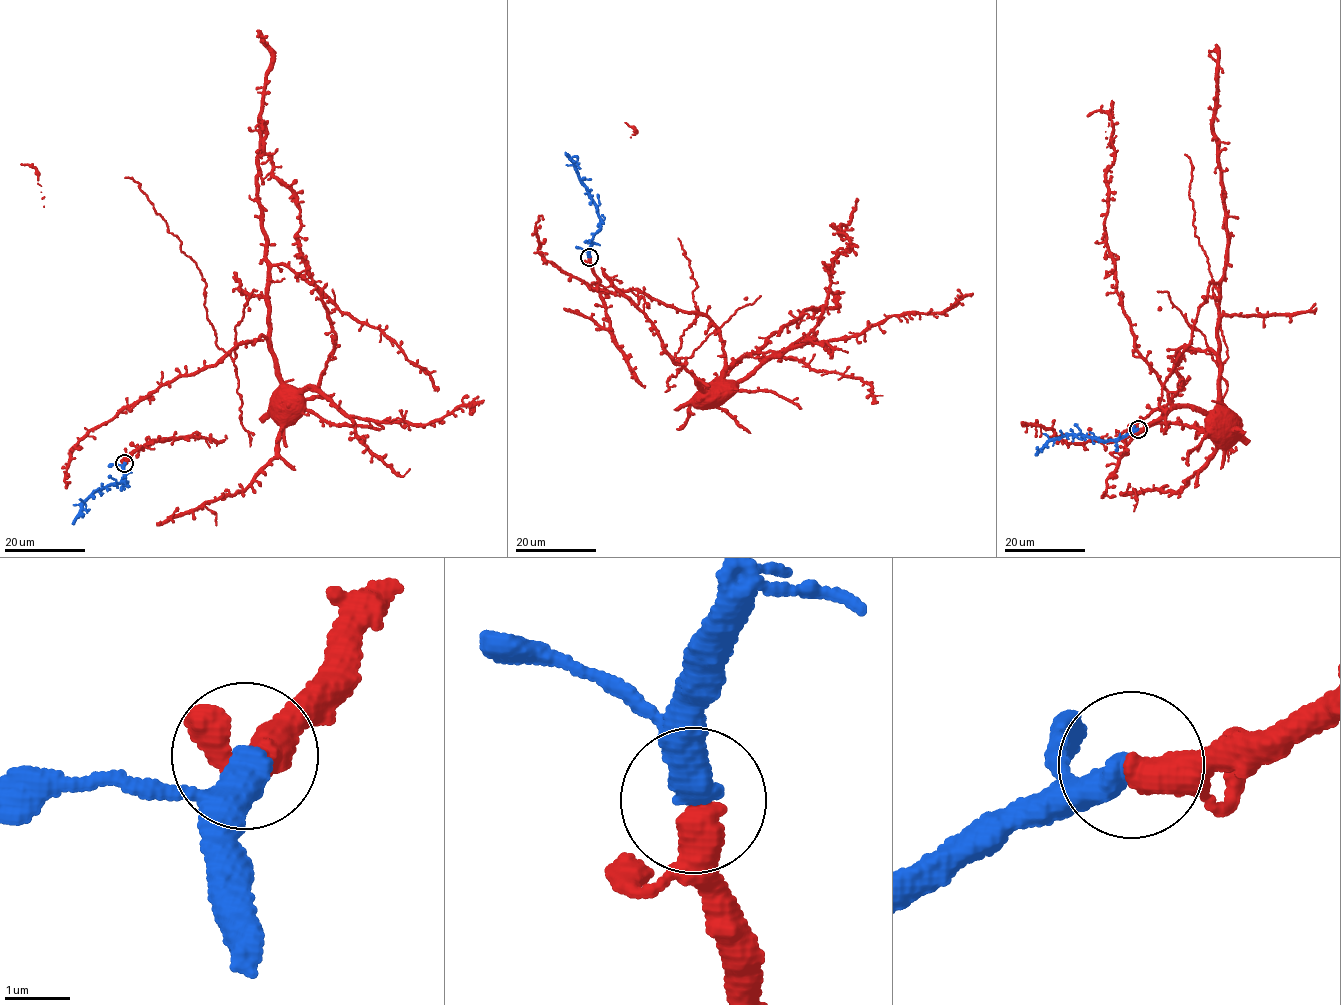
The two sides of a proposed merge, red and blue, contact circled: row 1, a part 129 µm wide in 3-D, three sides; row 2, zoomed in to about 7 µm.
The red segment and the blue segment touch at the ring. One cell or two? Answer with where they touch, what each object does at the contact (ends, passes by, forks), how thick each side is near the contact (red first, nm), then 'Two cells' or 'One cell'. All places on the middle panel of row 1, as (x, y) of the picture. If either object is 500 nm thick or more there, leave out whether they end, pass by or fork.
Place: (589, 257). Thickness 360 nm (red) against 500 nm. One cell

